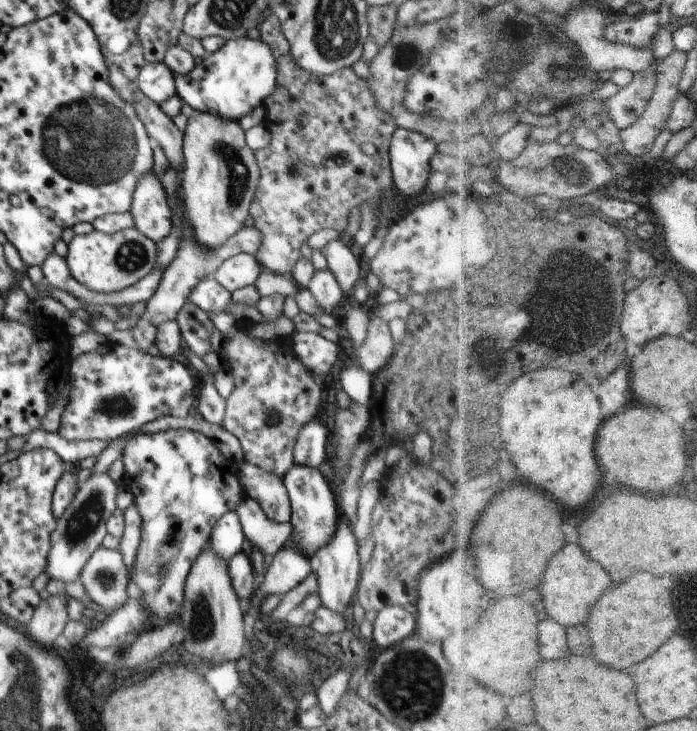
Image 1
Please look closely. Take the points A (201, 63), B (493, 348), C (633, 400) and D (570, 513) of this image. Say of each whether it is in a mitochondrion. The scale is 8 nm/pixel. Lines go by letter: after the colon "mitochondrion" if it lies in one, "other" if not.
A: other
B: mitochondrion
C: other
D: other

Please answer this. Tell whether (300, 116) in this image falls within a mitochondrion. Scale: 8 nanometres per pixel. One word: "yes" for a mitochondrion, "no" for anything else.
no

